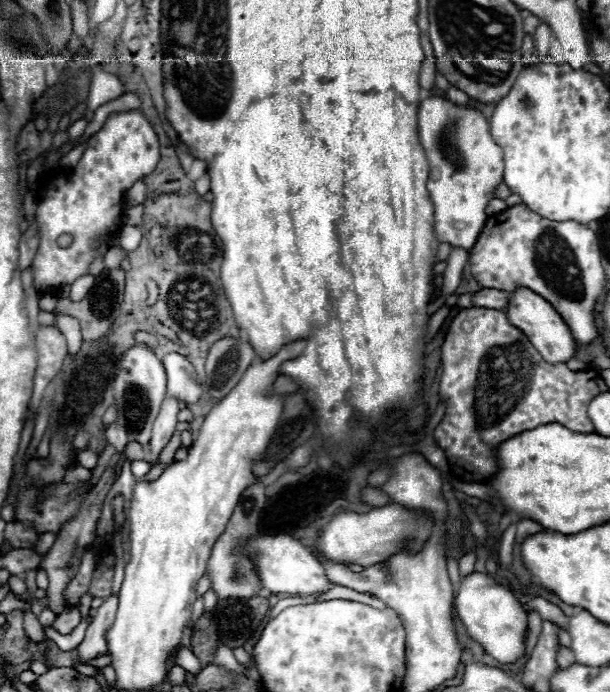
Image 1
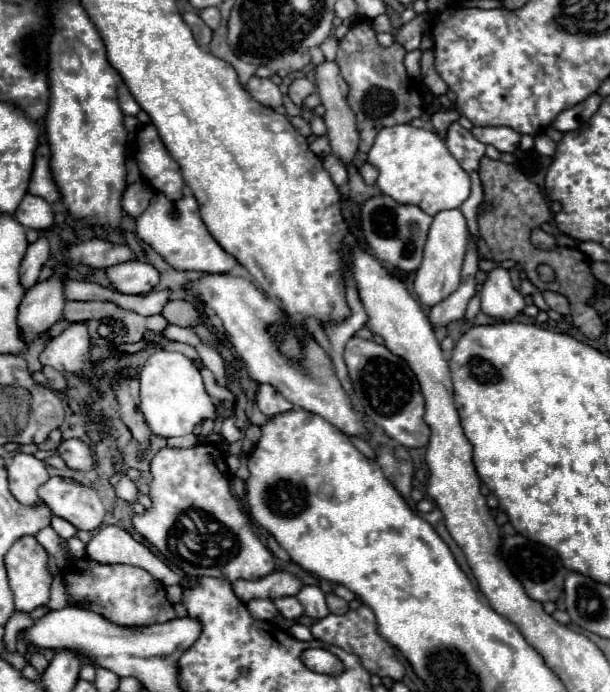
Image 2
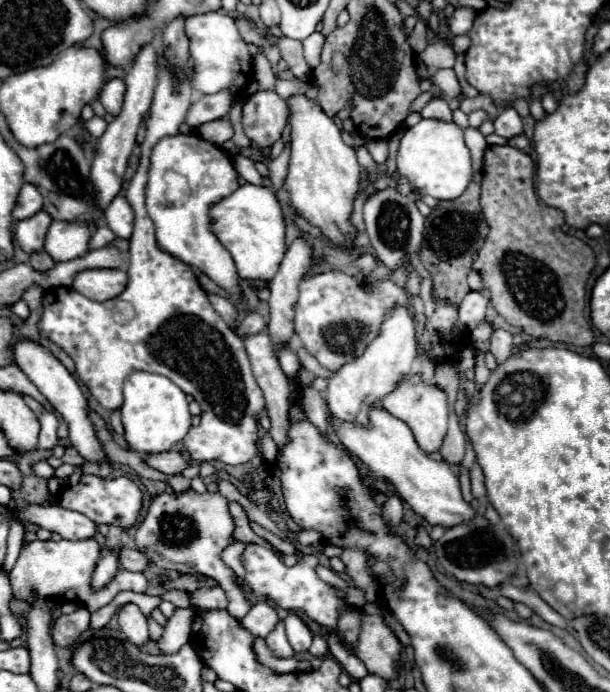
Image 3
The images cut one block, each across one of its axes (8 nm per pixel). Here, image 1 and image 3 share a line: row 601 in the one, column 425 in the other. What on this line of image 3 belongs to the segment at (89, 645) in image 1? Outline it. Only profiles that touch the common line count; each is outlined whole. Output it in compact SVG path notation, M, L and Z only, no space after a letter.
M432 98L422 110L422 118L434 118L434 120L448 120L452 122L452 110L448 108L448 102L444 98Z

